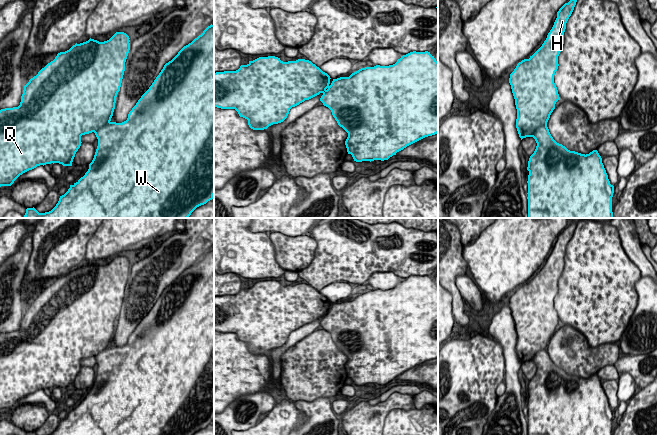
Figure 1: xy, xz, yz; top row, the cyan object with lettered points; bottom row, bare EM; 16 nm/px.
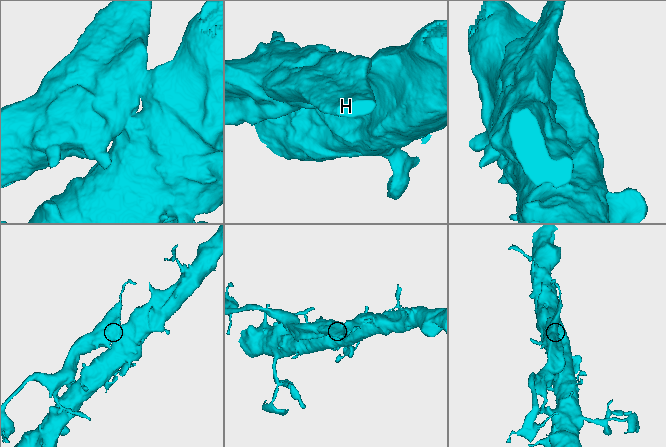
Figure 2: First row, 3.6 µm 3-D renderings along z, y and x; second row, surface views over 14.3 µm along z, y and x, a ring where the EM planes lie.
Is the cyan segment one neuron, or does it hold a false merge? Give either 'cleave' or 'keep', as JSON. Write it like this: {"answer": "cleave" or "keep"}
{"answer": "cleave"}

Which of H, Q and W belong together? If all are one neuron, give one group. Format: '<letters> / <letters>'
H Q / W

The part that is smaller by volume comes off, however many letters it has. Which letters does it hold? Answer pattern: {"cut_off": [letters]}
{"cut_off": ["H", "Q"]}

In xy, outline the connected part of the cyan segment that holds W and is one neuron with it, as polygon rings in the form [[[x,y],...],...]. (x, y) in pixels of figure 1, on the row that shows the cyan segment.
[[[214,25],[208,26],[201,35],[195,38],[191,43],[184,46],[178,54],[168,63],[166,63],[156,77],[149,89],[141,96],[136,105],[128,114],[126,121],[122,123],[109,122],[109,132],[102,139],[98,139],[98,146],[89,169],[83,177],[76,183],[70,185],[68,191],[60,196],[56,206],[49,212],[39,213],[34,207],[27,208],[24,215],[25,218],[188,218],[191,213],[199,206],[206,204],[212,200],[214,196]]]

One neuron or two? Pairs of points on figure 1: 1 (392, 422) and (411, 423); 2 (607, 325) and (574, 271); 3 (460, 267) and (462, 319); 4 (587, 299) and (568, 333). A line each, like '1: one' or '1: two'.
1: one
2: one
3: one
4: two

